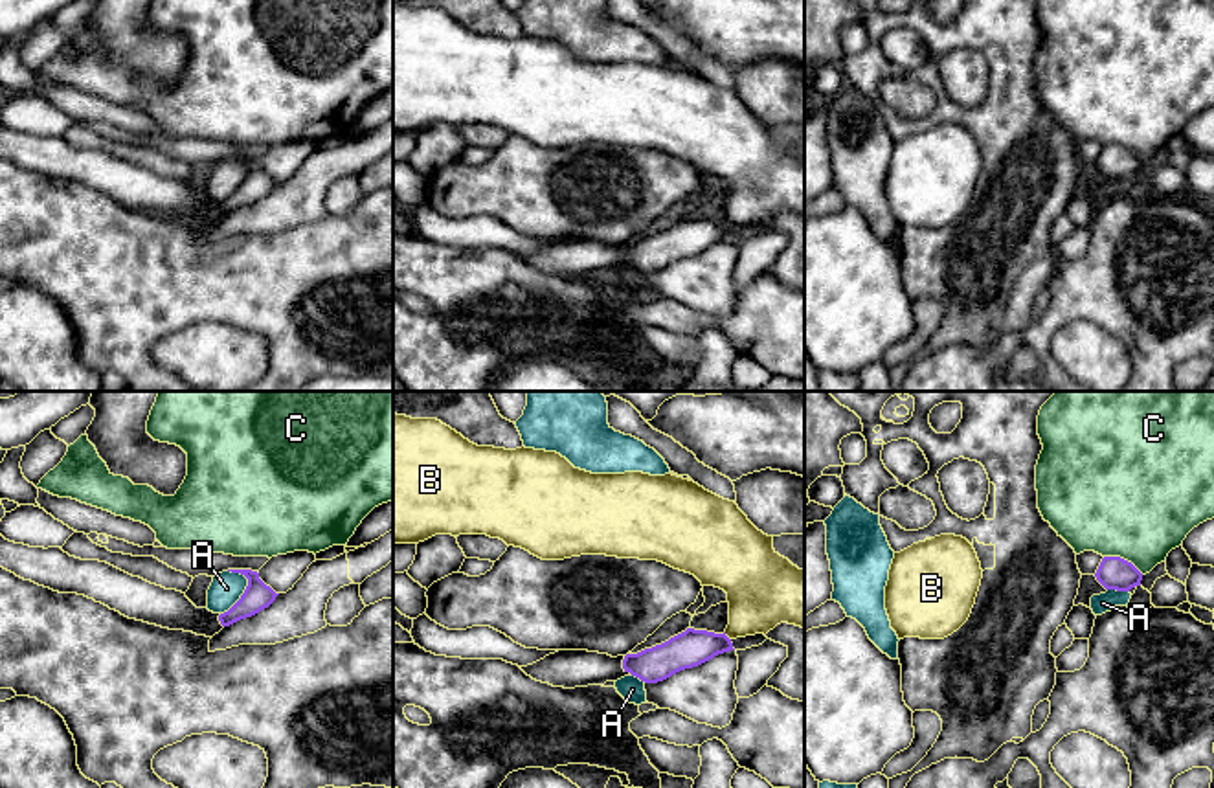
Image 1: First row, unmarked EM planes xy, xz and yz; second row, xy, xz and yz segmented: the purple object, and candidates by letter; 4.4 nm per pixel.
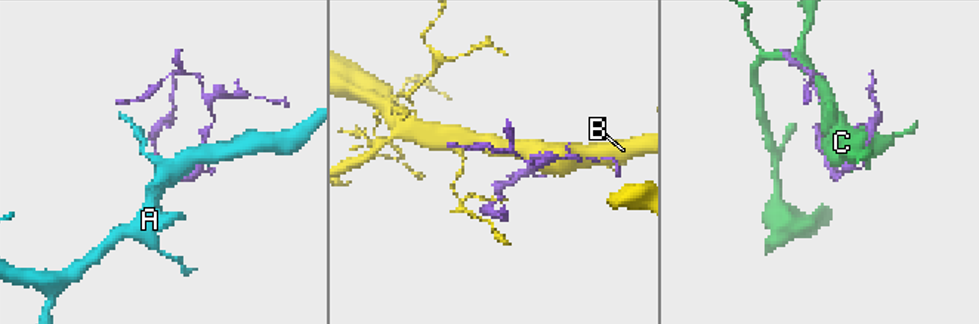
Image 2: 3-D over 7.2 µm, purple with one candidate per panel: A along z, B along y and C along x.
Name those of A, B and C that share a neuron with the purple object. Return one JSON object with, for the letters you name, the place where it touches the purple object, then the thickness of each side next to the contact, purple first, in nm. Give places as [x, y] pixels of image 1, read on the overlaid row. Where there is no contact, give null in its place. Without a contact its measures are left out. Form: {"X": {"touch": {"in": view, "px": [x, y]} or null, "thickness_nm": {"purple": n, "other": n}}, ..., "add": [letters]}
{"add": []}

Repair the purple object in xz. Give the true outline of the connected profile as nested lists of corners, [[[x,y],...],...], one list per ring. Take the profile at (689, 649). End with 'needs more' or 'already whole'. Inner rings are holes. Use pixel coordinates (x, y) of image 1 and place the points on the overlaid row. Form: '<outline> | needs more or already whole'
[[[687,628],[669,641],[637,654],[612,658],[588,650],[558,650],[520,669],[536,681],[564,689],[604,685],[624,676],[658,683],[729,650],[735,648],[725,632]]] | needs more

